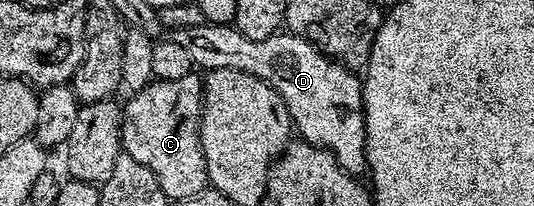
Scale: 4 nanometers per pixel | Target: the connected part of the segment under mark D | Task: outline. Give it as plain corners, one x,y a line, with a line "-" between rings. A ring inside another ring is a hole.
204,23
197,27
172,29
169,33
169,40
179,44
189,55
192,66
198,67
200,70
236,69
242,73
252,73
257,79
261,79
269,87
273,87
273,91
277,91
277,95
281,95
294,128
304,140
319,149
328,149
346,173
359,175
366,170
363,82
346,65
341,65
339,62
331,60
330,57
326,57
313,43
309,43
303,37
290,31
274,33
269,35
269,39
245,39
245,35
241,35
241,31
237,31
234,24
212,25
210,23

